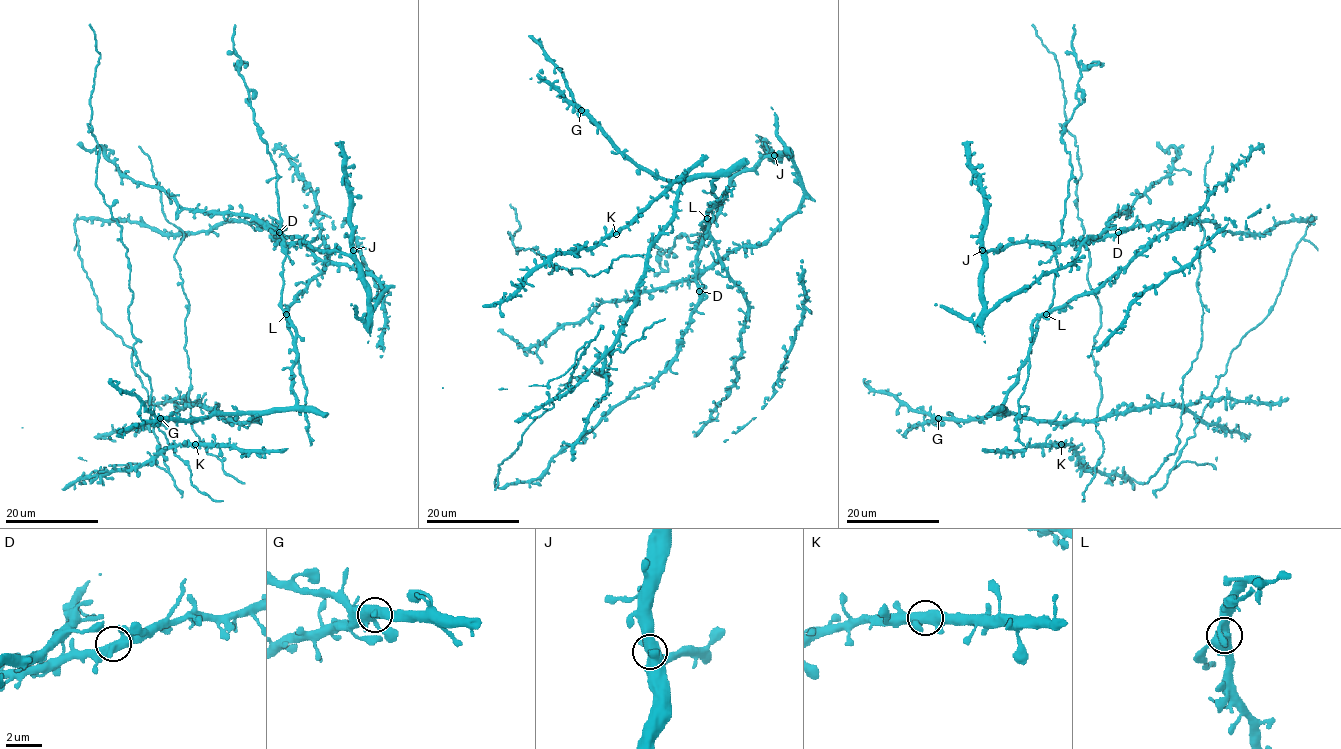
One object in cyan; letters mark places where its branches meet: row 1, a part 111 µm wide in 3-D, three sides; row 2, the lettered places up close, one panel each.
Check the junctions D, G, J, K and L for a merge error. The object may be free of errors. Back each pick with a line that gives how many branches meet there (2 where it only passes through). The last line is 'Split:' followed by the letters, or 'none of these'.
Split: none of these

